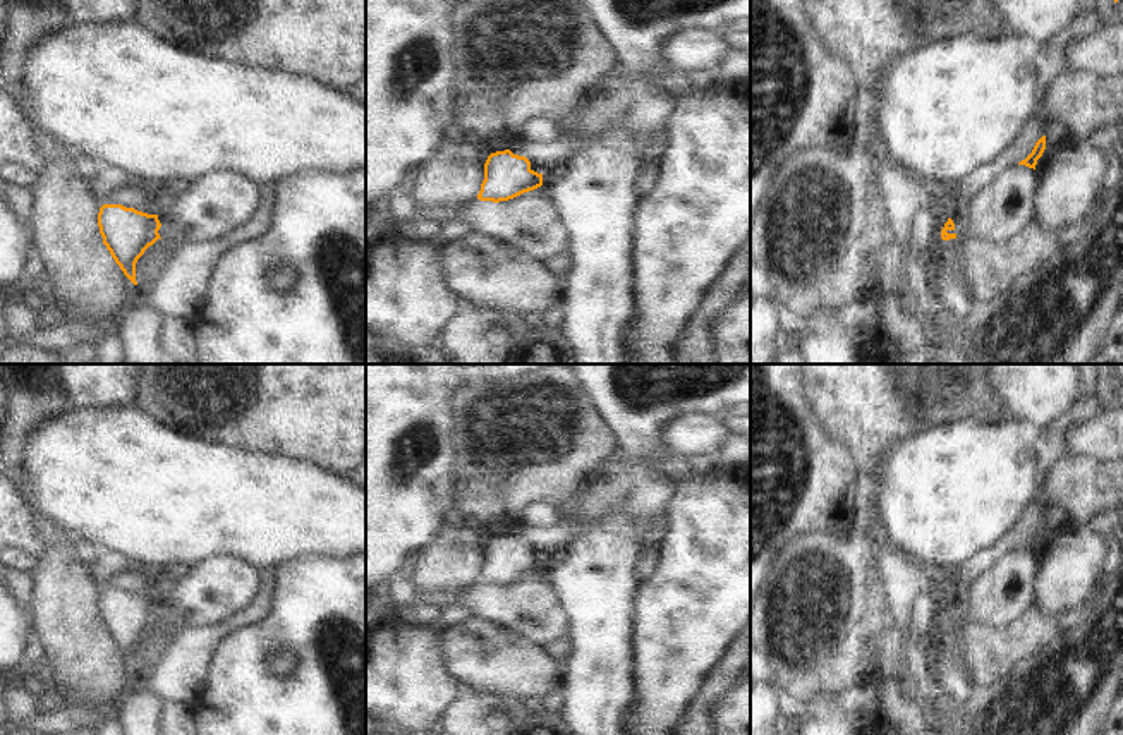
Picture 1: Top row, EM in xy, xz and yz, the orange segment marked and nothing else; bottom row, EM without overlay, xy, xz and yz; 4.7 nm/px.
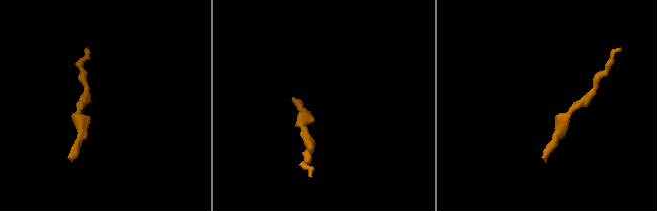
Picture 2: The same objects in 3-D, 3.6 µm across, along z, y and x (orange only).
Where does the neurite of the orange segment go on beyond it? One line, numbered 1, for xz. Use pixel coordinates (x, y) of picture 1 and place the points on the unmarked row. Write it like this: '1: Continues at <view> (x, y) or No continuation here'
1: No continuation here.

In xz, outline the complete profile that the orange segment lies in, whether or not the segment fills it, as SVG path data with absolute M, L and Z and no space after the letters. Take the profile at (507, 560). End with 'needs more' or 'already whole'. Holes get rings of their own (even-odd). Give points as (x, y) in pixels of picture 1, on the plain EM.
M510 534L496 536L484 548L484 565L477 584L508 586L541 570L543 558L534 556L525 541L513 539Z; already whole

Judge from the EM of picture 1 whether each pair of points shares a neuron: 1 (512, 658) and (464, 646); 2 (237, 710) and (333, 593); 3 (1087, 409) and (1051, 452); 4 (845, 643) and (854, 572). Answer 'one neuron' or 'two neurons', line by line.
1: one neuron
2: one neuron
3: one neuron
4: one neuron

